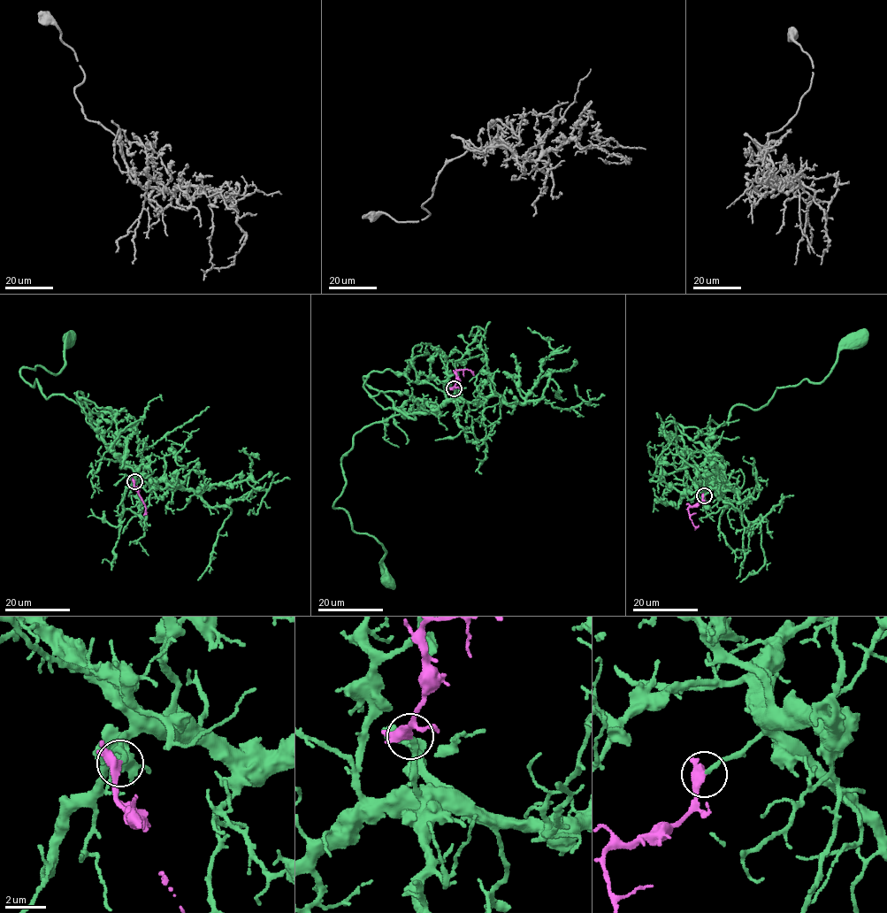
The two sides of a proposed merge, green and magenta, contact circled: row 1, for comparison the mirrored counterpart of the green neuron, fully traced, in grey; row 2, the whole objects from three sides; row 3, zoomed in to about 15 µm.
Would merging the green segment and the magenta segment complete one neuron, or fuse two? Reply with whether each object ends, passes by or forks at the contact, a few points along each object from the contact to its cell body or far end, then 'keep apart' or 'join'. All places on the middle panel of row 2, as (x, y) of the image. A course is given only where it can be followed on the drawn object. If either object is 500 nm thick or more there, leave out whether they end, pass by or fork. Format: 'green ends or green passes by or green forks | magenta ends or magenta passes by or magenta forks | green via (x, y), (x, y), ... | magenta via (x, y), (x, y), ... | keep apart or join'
green ends | magenta forks | green via (454, 388), (435, 409), (358, 431), (341, 460), (346, 485), (333, 505), (378, 540), (388, 581) | magenta via (454, 388), (456, 371), (470, 370), (474, 375) | join

